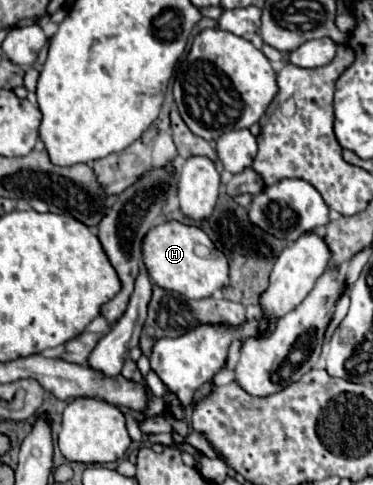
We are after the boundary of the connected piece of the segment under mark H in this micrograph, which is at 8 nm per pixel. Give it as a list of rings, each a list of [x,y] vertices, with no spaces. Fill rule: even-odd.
[[[176,220],[162,222],[154,230],[150,230],[150,234],[146,234],[146,238],[144,238],[144,264],[150,270],[150,278],[154,284],[158,284],[164,290],[184,294],[186,298],[208,298],[216,290],[222,290],[228,284],[226,256],[220,250],[216,250],[214,242],[206,236],[206,232],[202,232],[196,226],[176,222]]]

